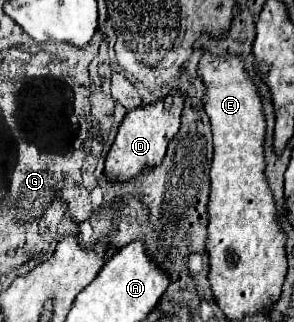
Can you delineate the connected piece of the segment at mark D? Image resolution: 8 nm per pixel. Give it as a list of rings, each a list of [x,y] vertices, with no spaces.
[[[173,94],[157,104],[151,104],[145,108],[135,108],[133,112],[129,112],[125,116],[125,120],[121,122],[117,138],[107,154],[105,178],[113,184],[119,184],[119,182],[129,182],[129,180],[145,174],[145,170],[157,168],[165,158],[169,142],[173,140],[173,136],[179,130],[181,110],[183,110],[183,98],[179,94]]]

